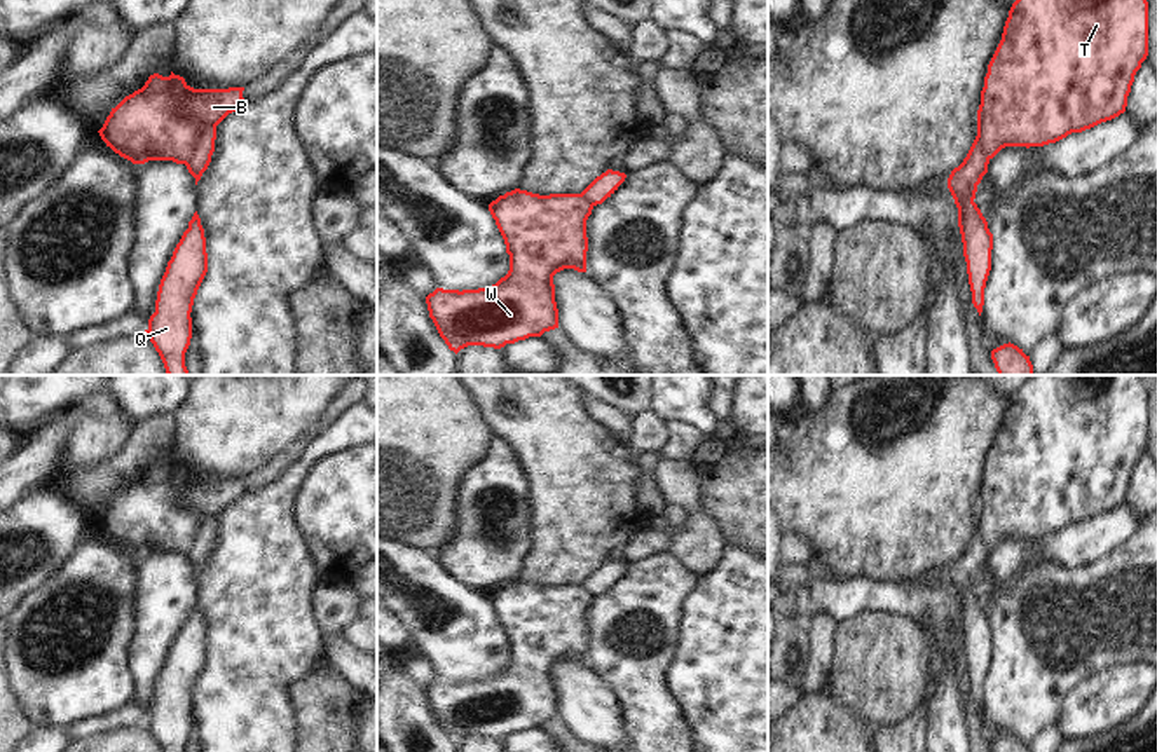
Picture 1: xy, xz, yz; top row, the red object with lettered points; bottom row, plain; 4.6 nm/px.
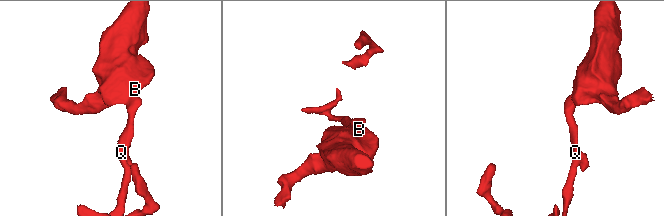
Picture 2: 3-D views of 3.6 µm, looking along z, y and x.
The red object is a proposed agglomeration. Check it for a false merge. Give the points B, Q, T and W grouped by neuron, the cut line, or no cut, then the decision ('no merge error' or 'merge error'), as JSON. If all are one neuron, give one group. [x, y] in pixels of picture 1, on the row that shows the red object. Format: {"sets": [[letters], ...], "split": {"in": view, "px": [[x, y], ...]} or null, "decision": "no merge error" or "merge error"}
{"sets": [["B", "T", "W"], ["Q"]], "split": {"in": "xy", "px": [[215, 126], [208, 126], [198, 135], [192, 152], [184, 163]]}, "decision": "merge error"}

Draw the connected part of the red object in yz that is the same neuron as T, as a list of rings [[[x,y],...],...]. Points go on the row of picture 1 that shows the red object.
[[[1016,0],[981,91],[984,154],[993,159],[1005,147],[1044,147],[1119,117],[1147,56],[1147,0]]]

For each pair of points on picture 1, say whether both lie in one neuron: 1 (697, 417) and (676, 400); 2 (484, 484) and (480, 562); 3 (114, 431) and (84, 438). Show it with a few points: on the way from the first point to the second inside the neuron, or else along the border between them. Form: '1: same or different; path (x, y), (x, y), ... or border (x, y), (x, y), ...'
1: same; path (691, 412), (681, 402)
2: same; path (472, 503), (479, 517), (480, 543)
3: same; path (107, 433), (91, 438)

